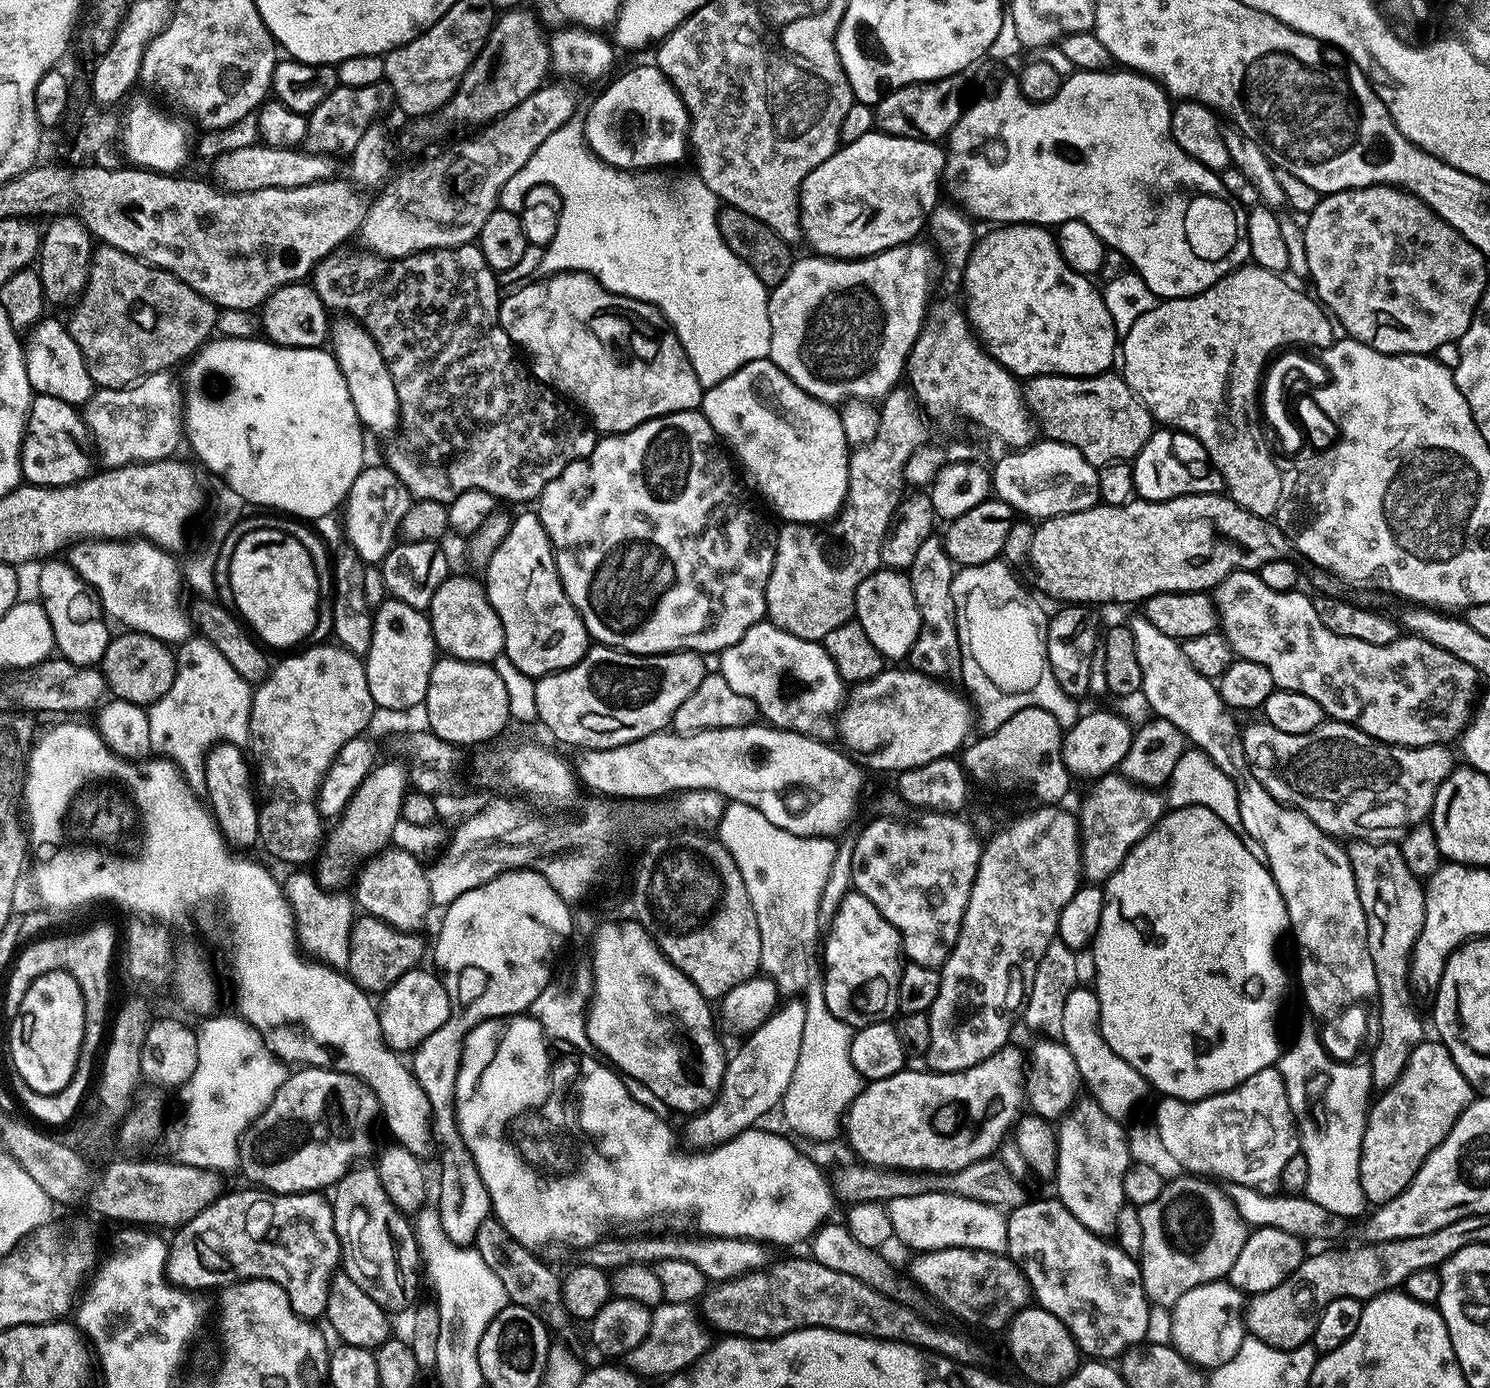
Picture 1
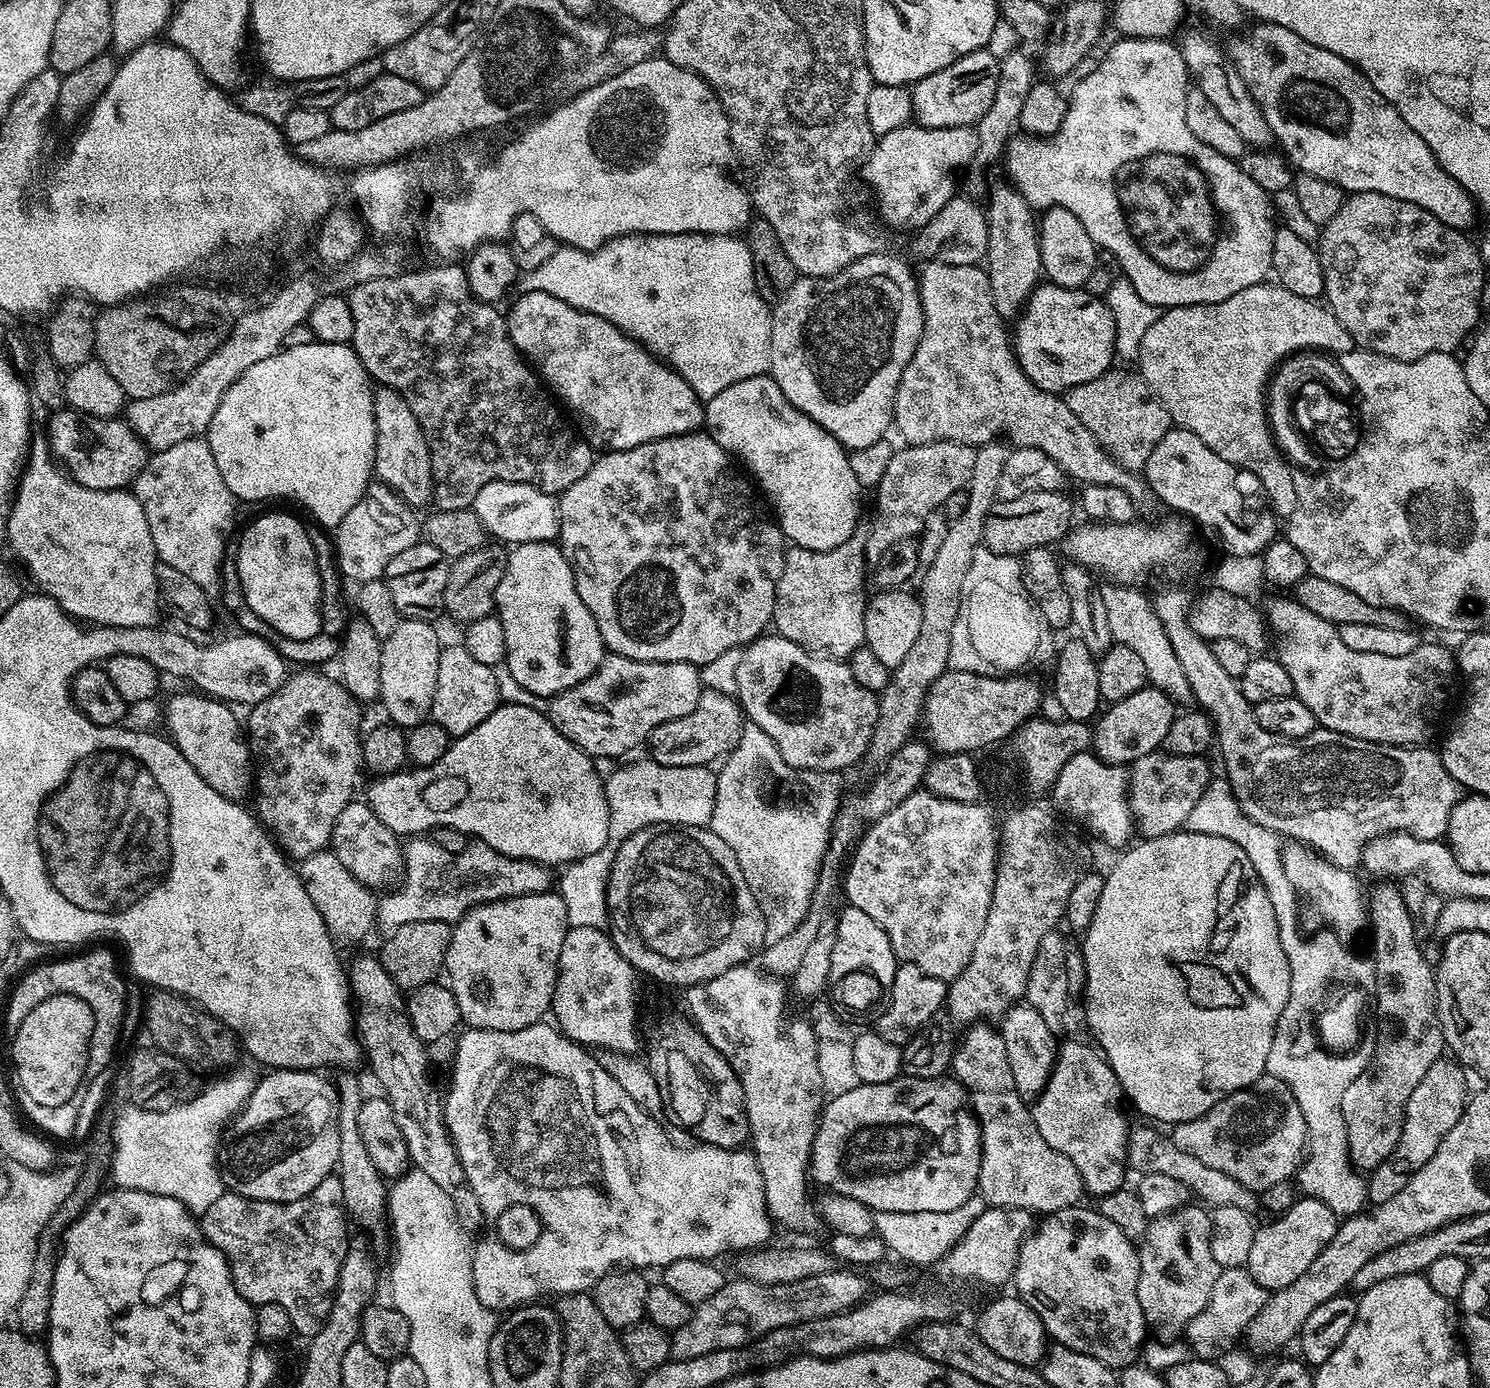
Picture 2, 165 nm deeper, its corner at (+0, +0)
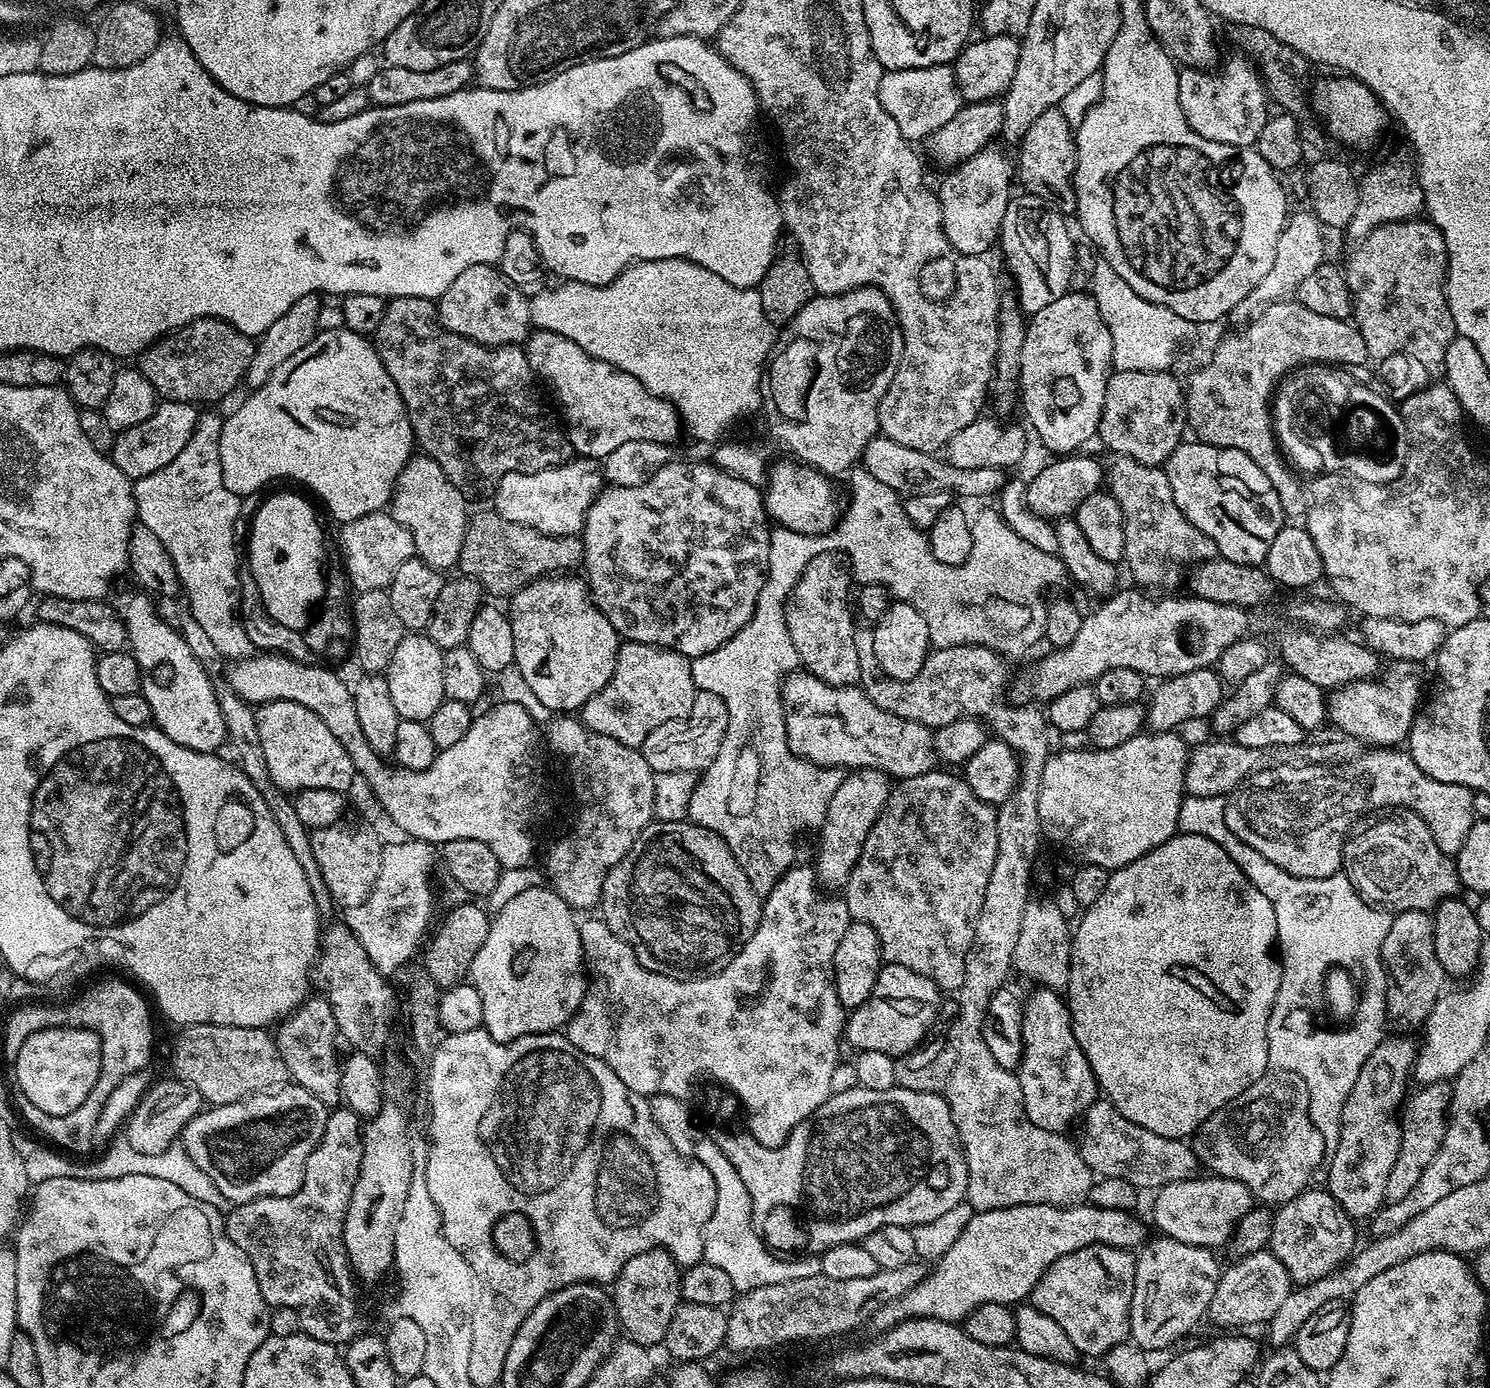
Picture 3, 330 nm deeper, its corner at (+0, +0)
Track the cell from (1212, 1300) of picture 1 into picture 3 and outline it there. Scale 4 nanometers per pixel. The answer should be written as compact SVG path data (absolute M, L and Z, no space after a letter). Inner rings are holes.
M1270 1250L1241 1256L1232 1263L1221 1271L1218 1290L1214 1290L1214 1298L1206 1313L1207 1319L1226 1328L1222 1330L1248 1330L1251 1324L1267 1325L1294 1287L1286 1266L1282 1266Z

